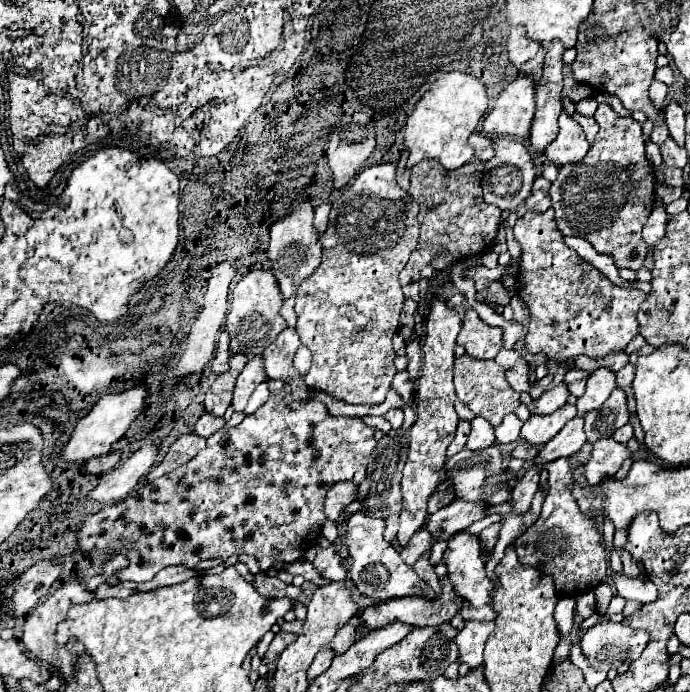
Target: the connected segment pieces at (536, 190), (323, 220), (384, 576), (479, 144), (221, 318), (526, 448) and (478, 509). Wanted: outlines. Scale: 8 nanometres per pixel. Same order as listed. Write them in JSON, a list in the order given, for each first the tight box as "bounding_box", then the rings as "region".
[{"bounding_box":[525,176,551,212],"region":[[[539,176],[539,178],[535,180],[535,184],[533,184],[531,196],[525,200],[527,210],[533,210],[533,212],[545,212],[547,208],[551,208],[549,188],[551,188],[551,182],[545,180],[543,176]]]},{"bounding_box":[315,202,331,234],"region":[[[323,202],[321,206],[317,206],[315,210],[315,226],[319,230],[319,234],[327,228],[329,224],[329,212],[331,212],[331,202]]]},{"bounding_box":[345,512,433,600],"region":[[[355,512],[349,522],[347,522],[347,536],[345,544],[349,546],[349,554],[353,558],[353,564],[349,568],[349,578],[353,580],[355,588],[375,600],[385,600],[385,598],[403,598],[403,596],[423,596],[423,598],[433,598],[433,590],[413,572],[411,566],[407,566],[395,548],[383,538],[385,530],[385,520],[381,518],[371,518],[363,512]]]},{"bounding_box":[469,132,495,162],"region":[[[475,132],[475,134],[469,138],[469,144],[475,148],[475,156],[477,156],[479,160],[483,160],[483,162],[487,162],[489,158],[495,156],[495,150],[493,150],[493,146],[491,146],[491,138],[485,136],[485,134]]]},{"bounding_box":[177,262,239,376],"region":[[[219,262],[219,266],[215,266],[215,274],[211,274],[211,278],[207,278],[207,290],[203,290],[203,310],[199,310],[199,322],[193,324],[193,330],[187,338],[187,350],[183,352],[183,356],[177,364],[177,372],[181,376],[203,372],[207,362],[215,356],[217,334],[221,332],[221,328],[225,324],[227,300],[229,300],[229,294],[231,294],[231,286],[235,284],[237,278],[239,278],[237,262]]]},{"bounding_box":[511,440,539,460],"region":[[[517,440],[517,446],[515,446],[515,450],[511,452],[513,458],[521,458],[521,460],[533,460],[537,454],[539,454],[537,446],[531,446],[531,444],[525,442],[525,440]]]},{"bounding_box":[427,500,489,540],"region":[[[453,500],[449,506],[441,508],[433,516],[429,516],[427,530],[435,536],[435,540],[447,540],[451,534],[461,532],[469,524],[485,518],[487,510],[489,510],[487,502]]]}]

